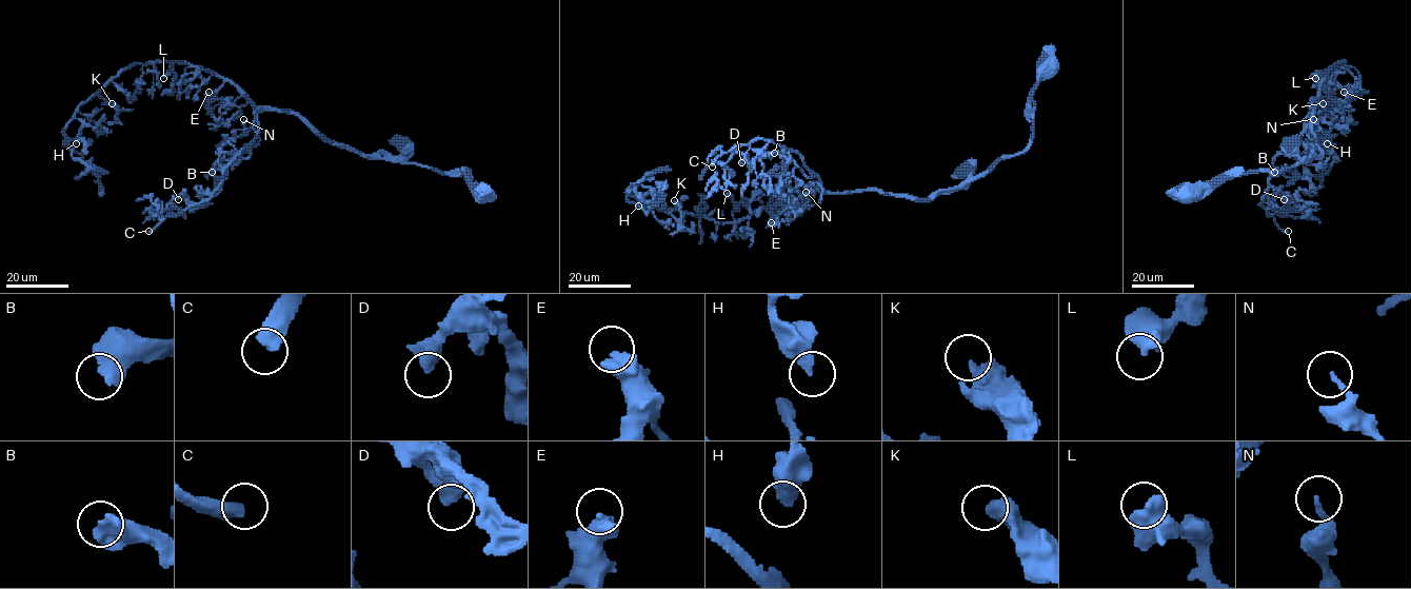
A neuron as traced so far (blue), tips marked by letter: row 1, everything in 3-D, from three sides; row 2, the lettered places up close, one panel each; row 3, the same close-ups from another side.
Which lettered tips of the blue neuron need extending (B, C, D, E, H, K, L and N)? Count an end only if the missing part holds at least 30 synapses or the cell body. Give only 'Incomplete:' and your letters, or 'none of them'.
Incomplete: C

